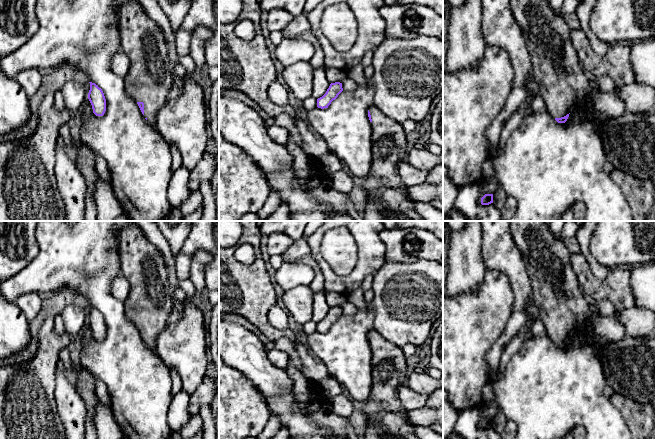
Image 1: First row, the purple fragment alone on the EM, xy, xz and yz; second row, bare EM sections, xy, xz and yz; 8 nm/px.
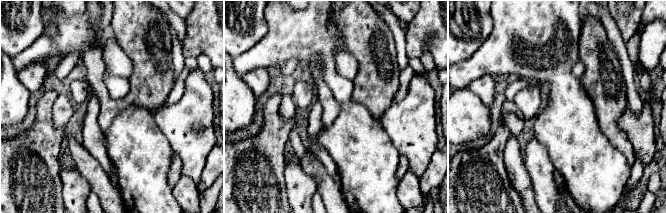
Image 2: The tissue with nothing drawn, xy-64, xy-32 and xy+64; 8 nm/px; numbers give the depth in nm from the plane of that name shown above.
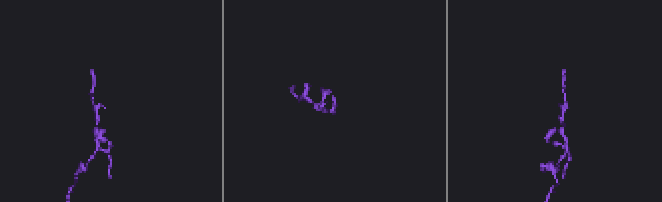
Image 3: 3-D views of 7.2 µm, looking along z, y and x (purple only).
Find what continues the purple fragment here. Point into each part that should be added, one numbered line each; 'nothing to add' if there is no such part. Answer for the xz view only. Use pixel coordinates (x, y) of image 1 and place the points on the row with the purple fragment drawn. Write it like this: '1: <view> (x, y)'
1: xz (387, 196)

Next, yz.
1: yz (563, 84)

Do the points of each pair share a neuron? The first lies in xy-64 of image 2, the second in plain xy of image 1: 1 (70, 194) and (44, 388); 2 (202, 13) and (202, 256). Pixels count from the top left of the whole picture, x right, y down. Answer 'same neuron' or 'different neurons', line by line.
1: different neurons
2: different neurons

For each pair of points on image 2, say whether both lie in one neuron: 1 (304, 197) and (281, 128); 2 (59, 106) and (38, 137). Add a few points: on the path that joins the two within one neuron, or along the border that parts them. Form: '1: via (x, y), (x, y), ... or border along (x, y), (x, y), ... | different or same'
1: border along (285, 162), (284, 180), (286, 186) | different
2: border along (58, 94), (52, 107), (52, 121), (62, 129) | different

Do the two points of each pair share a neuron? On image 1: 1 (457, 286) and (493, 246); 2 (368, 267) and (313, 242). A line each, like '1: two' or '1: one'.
1: two
2: one

